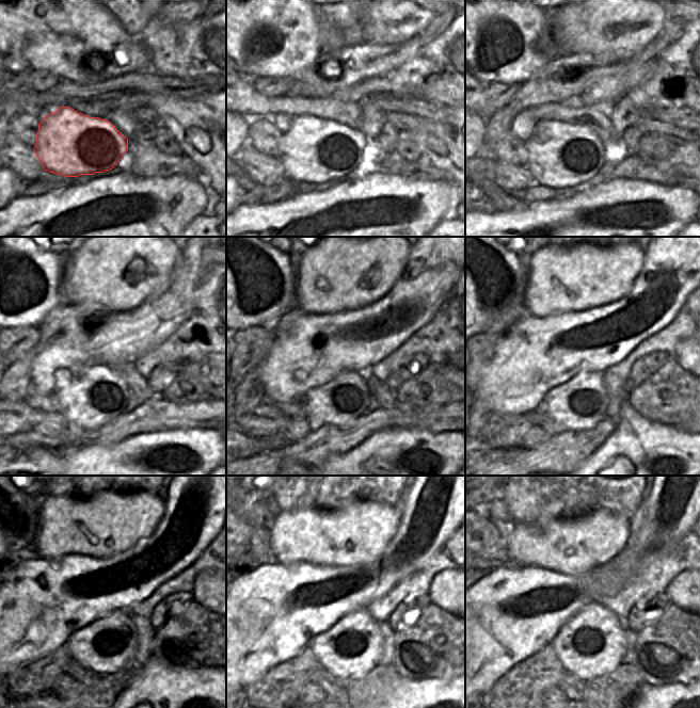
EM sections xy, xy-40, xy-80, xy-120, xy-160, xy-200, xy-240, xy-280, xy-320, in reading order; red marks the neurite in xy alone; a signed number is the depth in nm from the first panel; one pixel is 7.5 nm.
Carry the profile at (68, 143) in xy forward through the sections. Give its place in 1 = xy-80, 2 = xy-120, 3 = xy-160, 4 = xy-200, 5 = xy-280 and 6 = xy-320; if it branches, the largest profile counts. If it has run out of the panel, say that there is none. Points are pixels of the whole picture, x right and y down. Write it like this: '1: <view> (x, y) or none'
1: xy-80 (559, 154)
2: xy-120 (97, 393)
3: xy-160 (340, 401)
4: xy-200 (578, 404)
5: xy-280 (350, 648)
6: xy-320 (592, 643)

